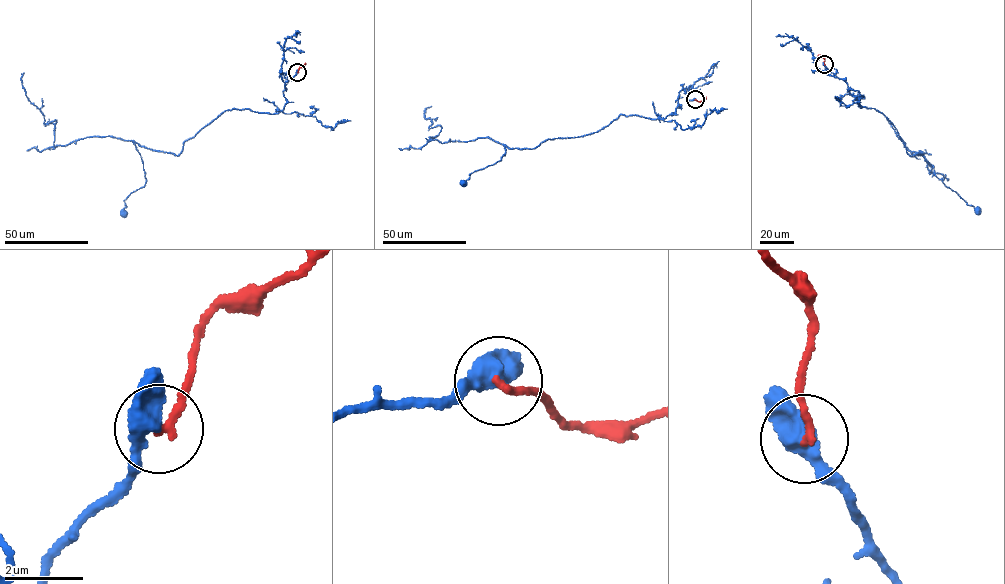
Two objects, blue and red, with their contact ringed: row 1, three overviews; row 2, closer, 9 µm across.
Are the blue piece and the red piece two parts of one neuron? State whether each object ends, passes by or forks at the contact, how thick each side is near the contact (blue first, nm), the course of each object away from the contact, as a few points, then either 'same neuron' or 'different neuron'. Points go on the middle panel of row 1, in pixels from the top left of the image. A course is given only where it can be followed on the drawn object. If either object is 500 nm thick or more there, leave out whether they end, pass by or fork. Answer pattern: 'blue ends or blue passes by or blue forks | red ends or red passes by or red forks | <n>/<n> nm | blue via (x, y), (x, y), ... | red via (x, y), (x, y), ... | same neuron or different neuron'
blue passes by | red ends | 460/200 nm | blue via (694, 99), (683, 88), (664, 118), (620, 114), (583, 136), (504, 145), (500, 160), (463, 183) | red via (694, 99), (703, 101), (706, 97) | different neuron

